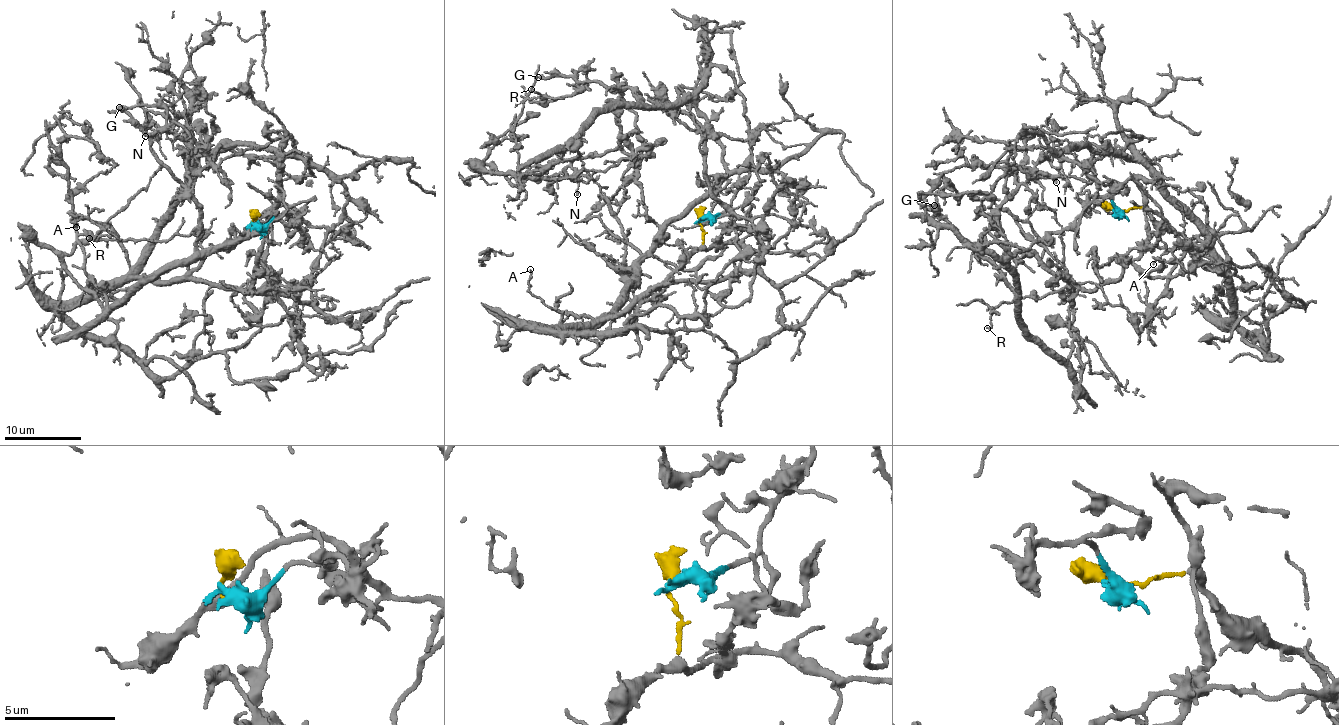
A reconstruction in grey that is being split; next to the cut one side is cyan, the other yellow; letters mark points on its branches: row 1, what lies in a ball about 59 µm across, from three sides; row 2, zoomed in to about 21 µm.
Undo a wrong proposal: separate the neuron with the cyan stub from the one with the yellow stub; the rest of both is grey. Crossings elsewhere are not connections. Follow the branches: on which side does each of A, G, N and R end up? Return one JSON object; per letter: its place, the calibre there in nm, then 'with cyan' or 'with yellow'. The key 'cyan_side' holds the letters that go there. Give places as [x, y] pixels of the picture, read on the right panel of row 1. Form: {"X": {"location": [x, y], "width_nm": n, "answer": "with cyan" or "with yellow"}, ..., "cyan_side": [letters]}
{"A": {"location": [1153, 264], "width_nm": 100, "answer": "with yellow"}, "G": {"location": [934, 205], "width_nm": 280, "answer": "with cyan"}, "N": {"location": [1056, 182], "width_nm": 170, "answer": "with cyan"}, "R": {"location": [987, 328], "width_nm": 140, "answer": "with cyan"}, "cyan_side": ["G", "N", "R"]}

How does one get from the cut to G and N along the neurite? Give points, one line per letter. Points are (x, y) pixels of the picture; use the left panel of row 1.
G: (252, 222), (291, 213), (307, 242), (279, 220), (199, 251), (194, 198), (118, 107)
N: (252, 222), (295, 215), (307, 242), (279, 220), (199, 251), (192, 137), (147, 109), (145, 136)

